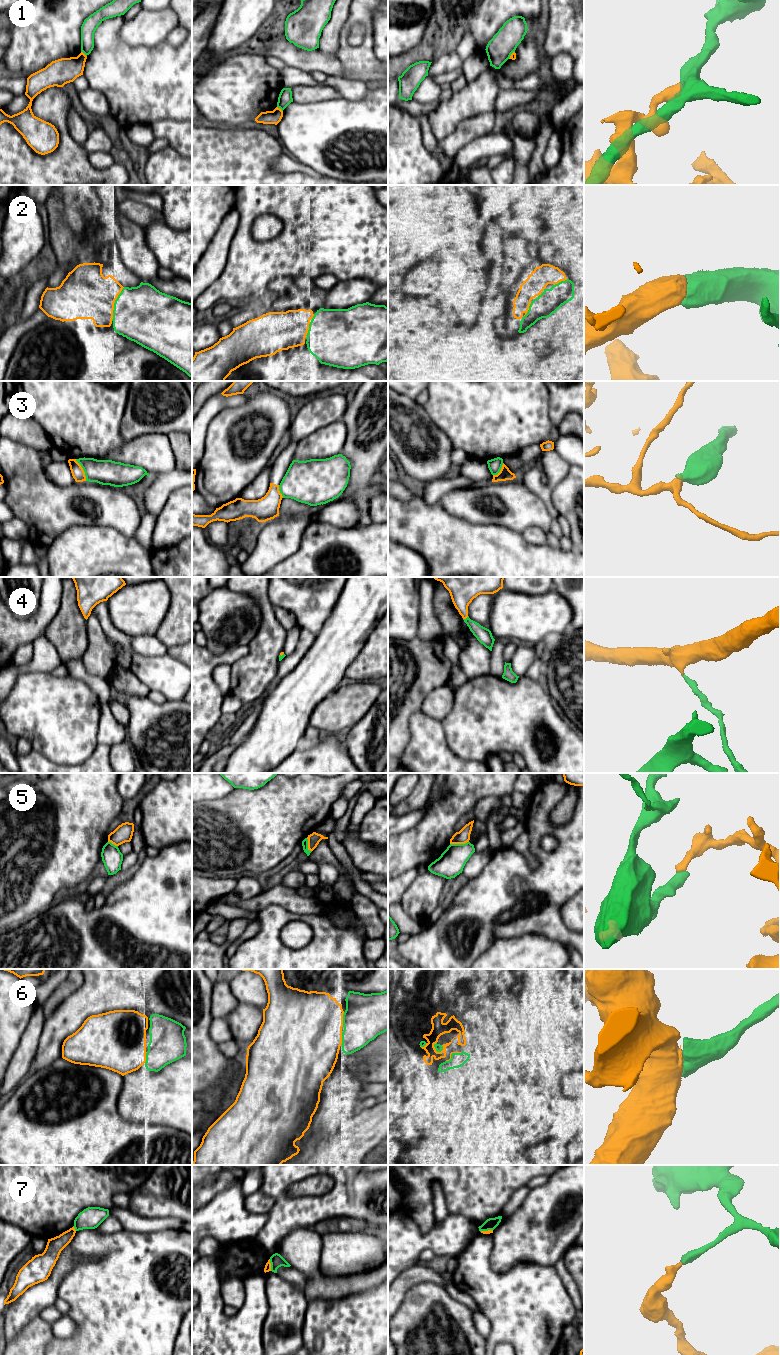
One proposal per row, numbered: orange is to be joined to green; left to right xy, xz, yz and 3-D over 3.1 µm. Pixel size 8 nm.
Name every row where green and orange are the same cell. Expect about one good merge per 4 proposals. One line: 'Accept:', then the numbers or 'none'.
Accept: 2, 6

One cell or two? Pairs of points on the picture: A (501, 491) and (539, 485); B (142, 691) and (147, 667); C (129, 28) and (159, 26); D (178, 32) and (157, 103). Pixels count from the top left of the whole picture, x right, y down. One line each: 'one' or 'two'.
A: two
B: two
C: one
D: two

